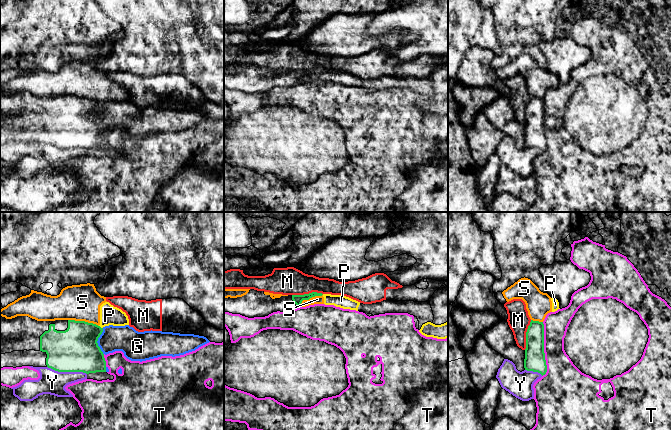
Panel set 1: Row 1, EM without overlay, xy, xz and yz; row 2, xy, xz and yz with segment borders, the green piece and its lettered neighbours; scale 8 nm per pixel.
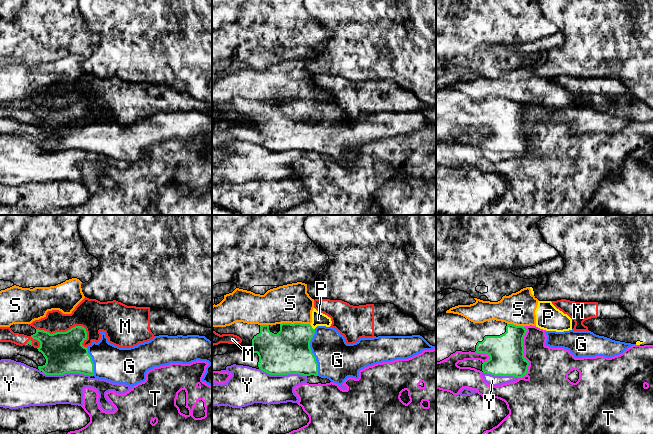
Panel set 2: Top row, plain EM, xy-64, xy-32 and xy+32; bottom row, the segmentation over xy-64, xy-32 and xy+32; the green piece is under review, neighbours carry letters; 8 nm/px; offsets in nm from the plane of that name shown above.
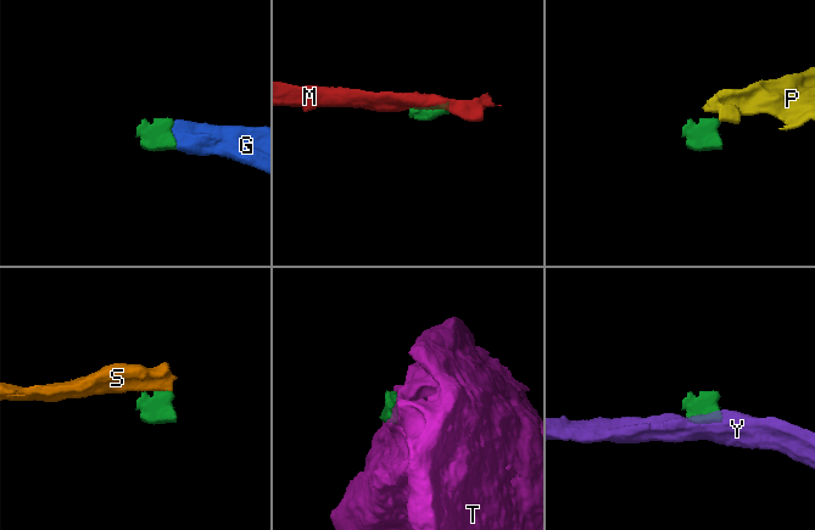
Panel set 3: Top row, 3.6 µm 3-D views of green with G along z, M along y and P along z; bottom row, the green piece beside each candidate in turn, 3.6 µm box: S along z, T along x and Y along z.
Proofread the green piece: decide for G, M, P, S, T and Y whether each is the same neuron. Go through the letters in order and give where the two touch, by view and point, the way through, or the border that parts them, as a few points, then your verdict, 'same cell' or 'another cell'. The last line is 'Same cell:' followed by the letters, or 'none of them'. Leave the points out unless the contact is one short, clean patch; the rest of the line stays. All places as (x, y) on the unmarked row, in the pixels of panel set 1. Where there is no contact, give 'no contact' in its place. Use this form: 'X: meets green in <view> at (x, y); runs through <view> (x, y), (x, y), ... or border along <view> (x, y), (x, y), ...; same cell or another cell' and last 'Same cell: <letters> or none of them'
G: meets green in xy at (97, 116); runs through xy (76, 125), (88, 118), (97, 116), (113, 114); same cell
M: meets green in xz at (307, 70); another cell
P: meets green in xy at (100, 103); border along xy (99, 101), (102, 104); another cell
S: meets green in xy at (83, 97); border along xy (68, 95), (84, 96), (95, 99), (98, 102); another cell
T: meets green in yz at (543, 125); another cell
Y: meets green in xy at (67, 147); border along xy (47, 142), (58, 147), (82, 147), (86, 150); another cell
Same cell: G

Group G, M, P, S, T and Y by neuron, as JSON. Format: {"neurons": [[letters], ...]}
{"neurons": [["G"], ["M"], ["P", "S"], ["T"], ["Y"]]}

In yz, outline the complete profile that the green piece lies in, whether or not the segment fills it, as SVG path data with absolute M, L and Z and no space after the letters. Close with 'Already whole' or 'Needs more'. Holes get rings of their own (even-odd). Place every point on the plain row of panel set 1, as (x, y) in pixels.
M531 96L526 108L526 125L524 144L527 147L538 148L542 152L547 148L544 129L544 100Z. Already whole

